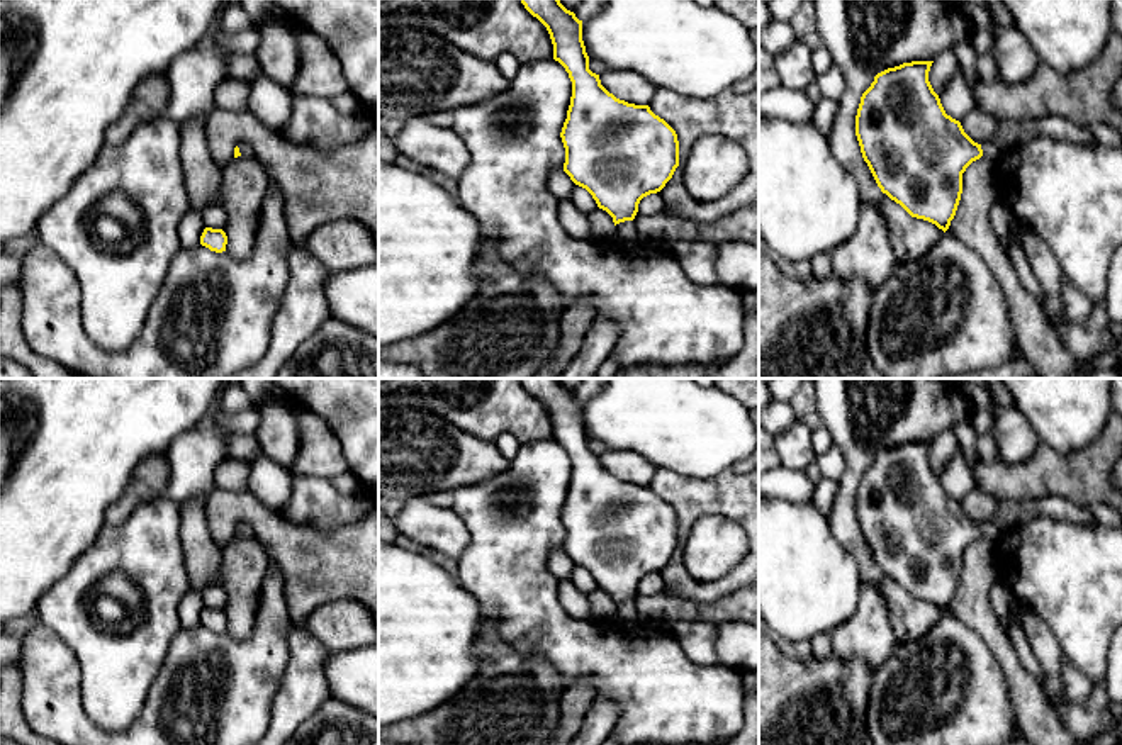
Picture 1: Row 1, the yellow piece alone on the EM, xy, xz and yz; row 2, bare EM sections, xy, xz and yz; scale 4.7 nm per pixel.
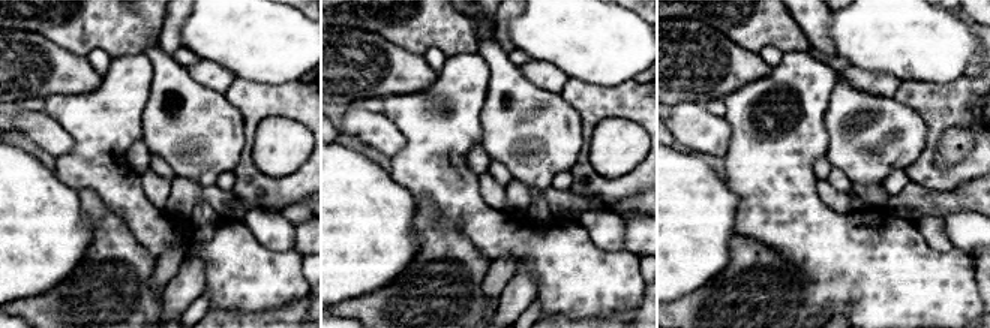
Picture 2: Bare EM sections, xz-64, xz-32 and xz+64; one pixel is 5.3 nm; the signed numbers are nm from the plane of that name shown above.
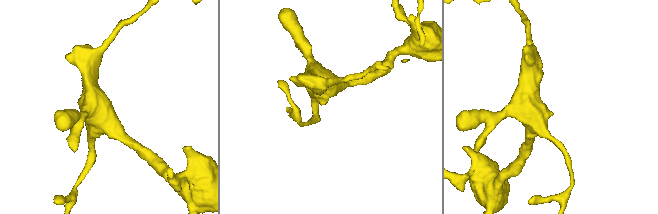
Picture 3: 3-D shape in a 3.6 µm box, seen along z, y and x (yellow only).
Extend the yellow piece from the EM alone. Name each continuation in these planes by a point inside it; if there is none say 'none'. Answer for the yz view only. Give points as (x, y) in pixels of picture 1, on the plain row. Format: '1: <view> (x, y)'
1: yz (1007, 515)

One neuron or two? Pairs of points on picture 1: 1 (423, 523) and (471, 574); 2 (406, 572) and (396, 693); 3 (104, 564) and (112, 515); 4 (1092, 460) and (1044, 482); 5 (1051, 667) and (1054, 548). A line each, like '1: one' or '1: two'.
1: two
2: one
3: two
4: one
5: two

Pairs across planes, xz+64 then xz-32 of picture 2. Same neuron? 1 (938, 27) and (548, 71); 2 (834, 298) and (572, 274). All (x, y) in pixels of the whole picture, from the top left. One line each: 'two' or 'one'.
1: two
2: one

